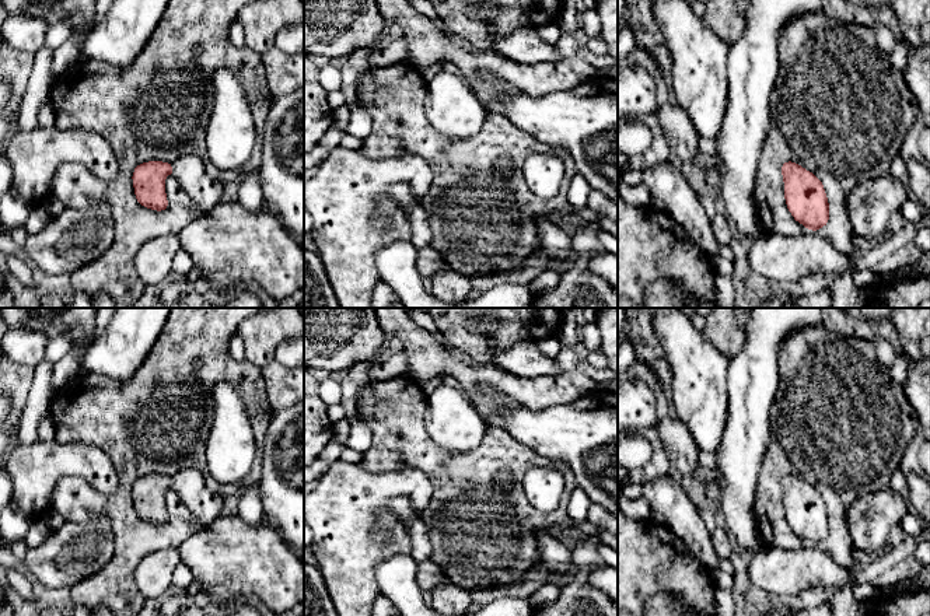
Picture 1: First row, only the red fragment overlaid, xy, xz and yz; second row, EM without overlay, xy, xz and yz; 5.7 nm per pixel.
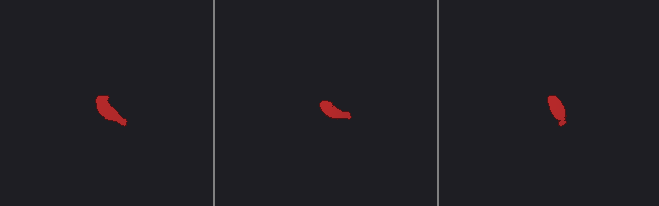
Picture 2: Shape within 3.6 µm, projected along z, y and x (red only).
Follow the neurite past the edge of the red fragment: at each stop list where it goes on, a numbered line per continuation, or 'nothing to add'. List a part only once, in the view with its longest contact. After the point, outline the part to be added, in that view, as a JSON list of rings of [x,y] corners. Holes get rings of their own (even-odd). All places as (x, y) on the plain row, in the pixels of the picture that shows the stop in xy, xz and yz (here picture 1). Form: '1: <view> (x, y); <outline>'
1: xy (206, 506); [[[185,468],[171,480],[189,512],[204,526],[221,515],[223,497],[207,487],[204,476],[196,468]]]

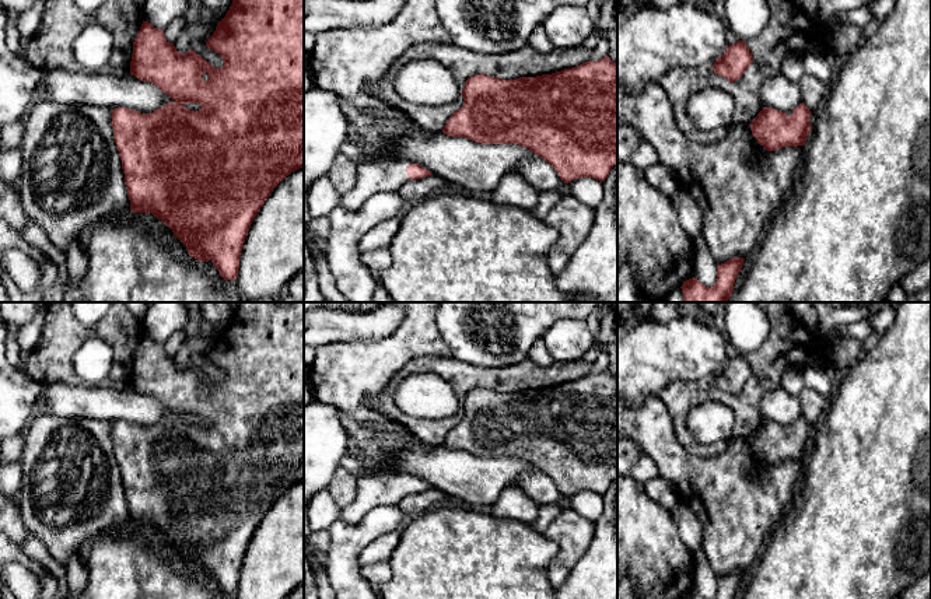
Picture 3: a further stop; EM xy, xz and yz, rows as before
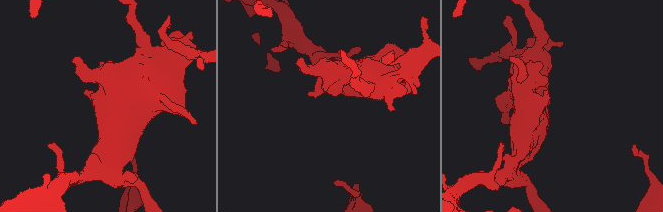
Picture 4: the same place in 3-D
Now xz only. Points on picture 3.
1: xz (385, 489); [[[414,474],[363,476],[357,479],[356,500],[340,508],[340,518],[347,523],[360,522],[364,515],[378,505],[398,505],[409,494],[406,480]]]

